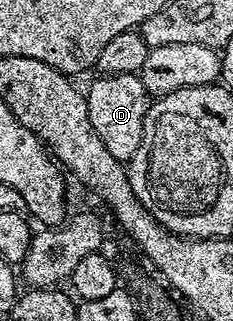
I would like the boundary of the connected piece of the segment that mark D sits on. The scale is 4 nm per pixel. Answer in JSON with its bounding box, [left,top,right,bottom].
[84,75,151,162]

